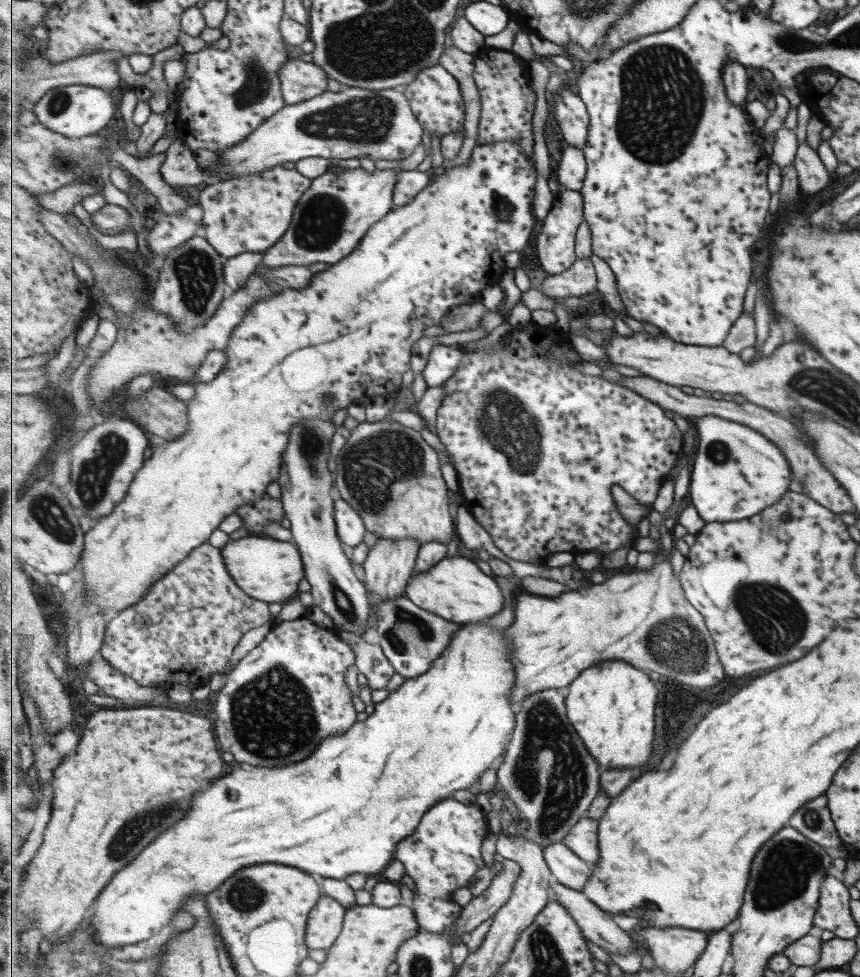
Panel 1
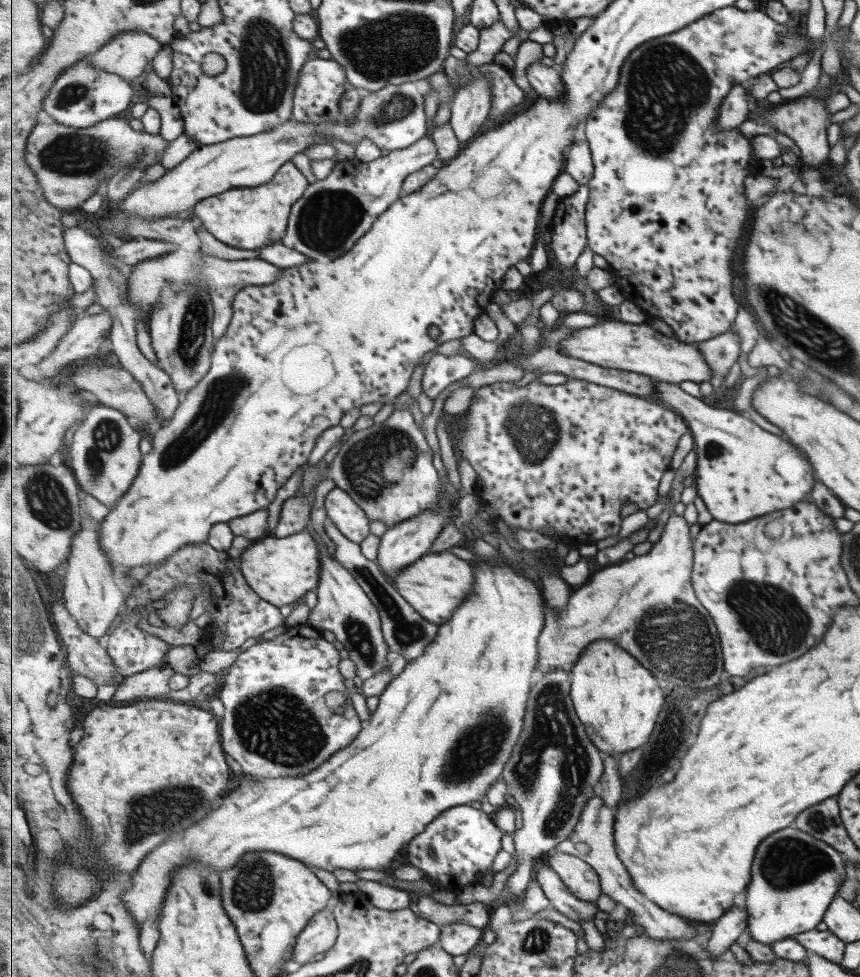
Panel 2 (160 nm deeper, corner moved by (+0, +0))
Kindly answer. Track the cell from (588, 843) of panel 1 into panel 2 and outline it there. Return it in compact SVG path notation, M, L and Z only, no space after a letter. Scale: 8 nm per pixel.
M597 787L597 796L593 796L585 805L580 822L573 834L567 840L557 844L555 852L569 854L589 863L600 876L602 892L608 894L619 905L626 906L629 920L628 925L639 925L645 932L657 940L693 939L697 932L681 916L673 916L672 912L655 906L654 902L647 900L645 895L634 885L632 876L626 864L619 860L615 850L615 811L603 802L601 787Z

